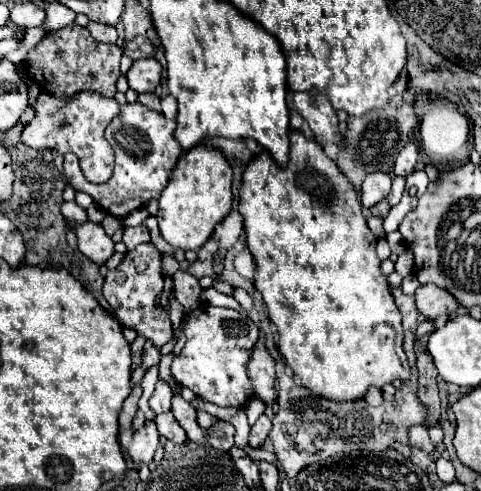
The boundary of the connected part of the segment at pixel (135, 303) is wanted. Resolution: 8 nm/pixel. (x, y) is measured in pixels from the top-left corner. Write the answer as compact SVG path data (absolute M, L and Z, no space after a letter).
M149 242L135 250L129 250L115 270L109 270L103 284L103 296L111 304L113 316L121 326L135 330L143 338L151 340L153 346L163 346L173 338L173 324L169 320L169 310L157 306L157 296L163 292L163 272L161 272L161 252Z

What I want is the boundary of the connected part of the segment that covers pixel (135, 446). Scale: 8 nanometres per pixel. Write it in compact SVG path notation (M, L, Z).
M147 422L145 428L133 434L133 444L129 446L129 458L133 460L133 468L139 470L141 464L149 466L155 458L155 450L159 446L159 432L155 422Z

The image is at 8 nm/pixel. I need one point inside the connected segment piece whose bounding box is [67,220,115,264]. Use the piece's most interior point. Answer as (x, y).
(93, 242)

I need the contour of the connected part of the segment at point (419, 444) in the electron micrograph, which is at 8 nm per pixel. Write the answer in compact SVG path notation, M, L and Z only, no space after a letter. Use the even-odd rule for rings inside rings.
M413 426L409 430L409 444L415 446L415 448L421 448L427 454L435 452L435 442L429 438L427 428L423 428L423 426Z

